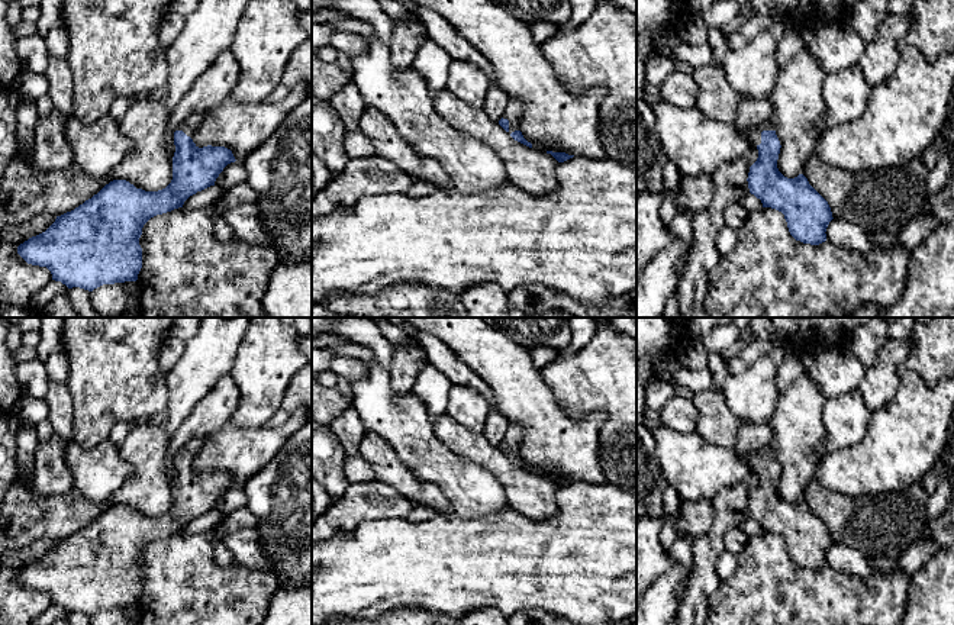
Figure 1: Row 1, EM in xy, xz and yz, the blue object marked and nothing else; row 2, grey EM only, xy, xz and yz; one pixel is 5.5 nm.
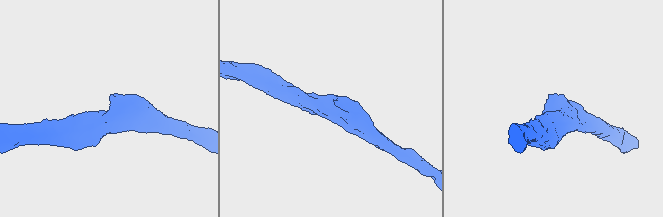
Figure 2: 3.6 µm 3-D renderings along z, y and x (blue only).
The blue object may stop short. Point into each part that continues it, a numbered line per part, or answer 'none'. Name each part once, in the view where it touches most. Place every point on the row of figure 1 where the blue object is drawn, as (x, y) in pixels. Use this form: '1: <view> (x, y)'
1: xz (513, 110)

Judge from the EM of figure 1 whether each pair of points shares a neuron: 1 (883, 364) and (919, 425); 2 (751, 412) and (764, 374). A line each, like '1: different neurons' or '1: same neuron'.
1: different neurons
2: same neuron

